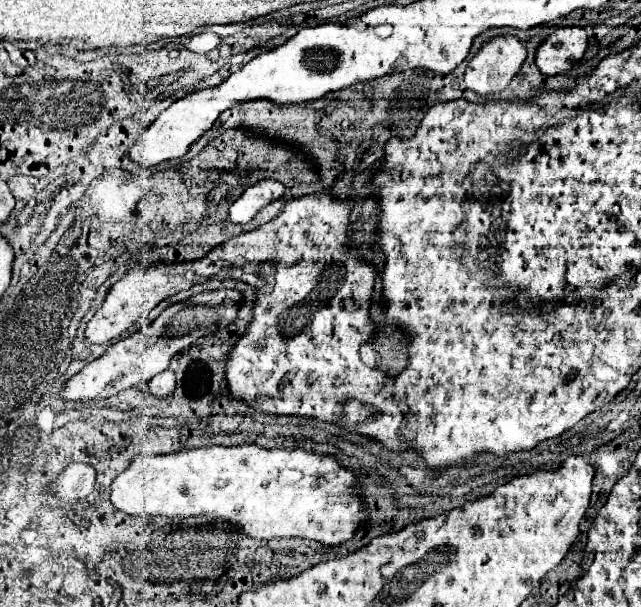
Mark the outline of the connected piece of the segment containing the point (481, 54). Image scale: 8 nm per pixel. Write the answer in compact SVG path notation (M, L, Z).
M494 37L468 63L464 83L482 97L500 93L516 77L526 55L526 47L516 37Z

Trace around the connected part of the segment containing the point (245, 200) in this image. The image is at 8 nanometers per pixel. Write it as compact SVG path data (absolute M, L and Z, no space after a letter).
M264 179L254 185L250 185L232 205L230 205L230 221L232 223L248 223L262 207L268 203L280 199L286 193L286 187L282 187L278 181Z

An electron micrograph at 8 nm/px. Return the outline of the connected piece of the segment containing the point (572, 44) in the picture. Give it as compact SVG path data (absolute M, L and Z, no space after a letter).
M558 27L536 51L536 65L542 75L570 71L586 53L588 37L580 27Z

